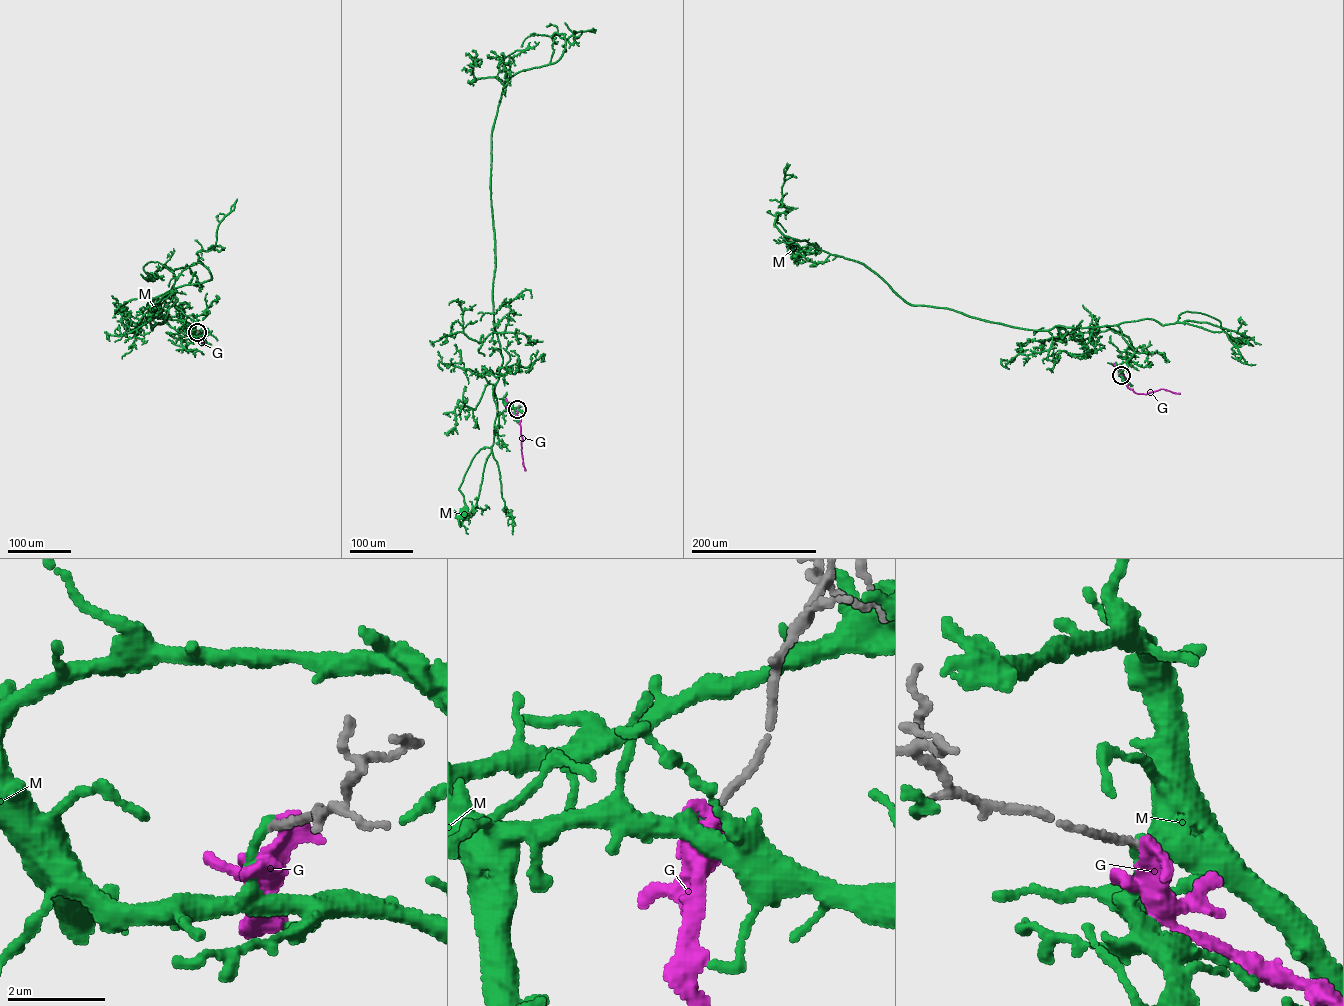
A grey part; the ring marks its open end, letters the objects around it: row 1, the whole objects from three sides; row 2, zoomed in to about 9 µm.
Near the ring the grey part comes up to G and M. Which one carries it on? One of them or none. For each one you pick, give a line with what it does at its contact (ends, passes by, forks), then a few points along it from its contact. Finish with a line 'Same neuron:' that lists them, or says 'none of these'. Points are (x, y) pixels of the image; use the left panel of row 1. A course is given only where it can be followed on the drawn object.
Same neuron: none of these

